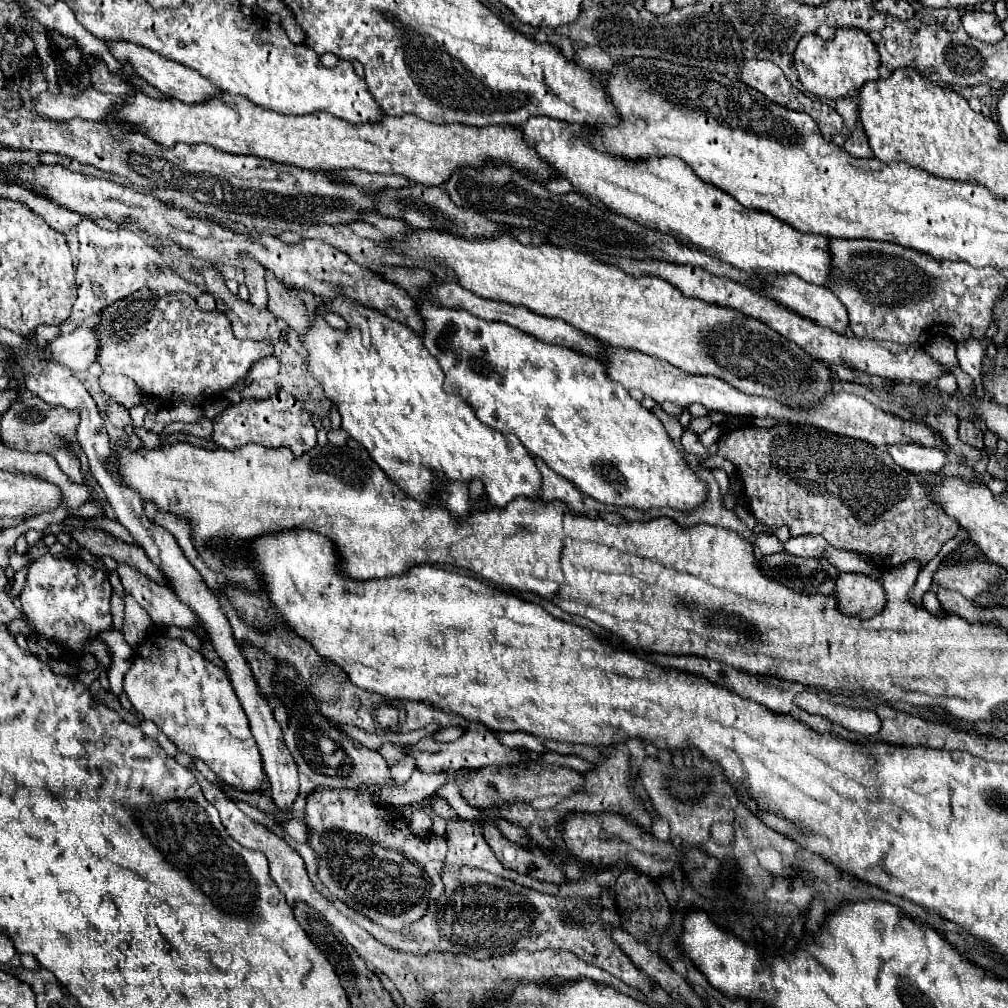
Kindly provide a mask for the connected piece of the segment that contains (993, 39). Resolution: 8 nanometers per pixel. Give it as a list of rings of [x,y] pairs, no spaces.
[[[966,11],[962,15],[962,25],[966,33],[972,39],[984,41],[984,43],[998,43],[1004,37],[1004,31],[1000,27],[1000,19],[996,13],[986,13],[986,11]]]

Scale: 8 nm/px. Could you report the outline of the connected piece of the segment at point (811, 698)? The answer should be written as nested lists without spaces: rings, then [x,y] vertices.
[[[802,691],[794,699],[794,705],[808,711],[808,713],[818,713],[818,703],[824,703],[824,701],[820,701],[814,691]]]

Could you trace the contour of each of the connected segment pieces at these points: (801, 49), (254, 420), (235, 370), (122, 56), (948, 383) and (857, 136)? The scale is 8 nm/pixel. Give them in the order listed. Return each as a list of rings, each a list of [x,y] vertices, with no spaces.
[[[838,29],[832,39],[822,39],[818,35],[806,35],[798,41],[794,51],[794,69],[802,87],[818,97],[840,99],[850,91],[860,89],[868,81],[878,79],[878,49],[866,33],[860,29]]]
[[[278,393],[264,401],[252,403],[236,403],[228,407],[216,421],[214,421],[214,443],[224,449],[238,449],[248,443],[258,443],[270,449],[288,447],[294,455],[302,455],[316,445],[316,427],[312,425],[310,413],[306,413],[290,393]]]
[[[142,289],[102,309],[100,319],[102,321],[96,325],[96,331],[98,331],[98,363],[102,365],[102,371],[122,373],[134,379],[142,395],[152,395],[154,391],[158,391],[158,399],[164,407],[174,407],[176,403],[182,401],[192,401],[194,405],[200,405],[208,397],[222,395],[236,381],[244,379],[256,361],[272,353],[268,341],[260,343],[250,339],[244,341],[236,339],[232,333],[232,325],[224,313],[200,311],[194,297],[190,297],[188,293],[158,295],[156,291]]]
[[[106,41],[106,47],[122,67],[128,65],[136,77],[144,79],[146,83],[150,83],[164,95],[178,97],[180,101],[202,101],[202,97],[206,97],[206,93],[214,93],[214,89],[218,89],[210,81],[206,81],[200,73],[194,73],[192,69],[186,69],[184,65],[178,65],[146,47],[140,47],[140,45],[128,43],[128,41]]]
[[[944,373],[944,375],[940,375],[938,381],[936,381],[936,387],[938,387],[940,391],[954,393],[954,391],[956,391],[956,379],[954,379],[954,375],[952,375],[952,373]]]
[[[856,125],[856,129],[852,131],[852,135],[846,139],[844,143],[844,149],[856,157],[856,159],[872,159],[874,155],[870,153],[870,147],[866,145],[866,135],[862,133],[862,127]]]

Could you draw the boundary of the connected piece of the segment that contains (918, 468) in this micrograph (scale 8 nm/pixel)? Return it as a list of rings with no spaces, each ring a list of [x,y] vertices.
[[[914,443],[892,445],[888,447],[888,453],[898,467],[916,475],[934,475],[948,463],[948,457],[940,449],[930,449]]]

